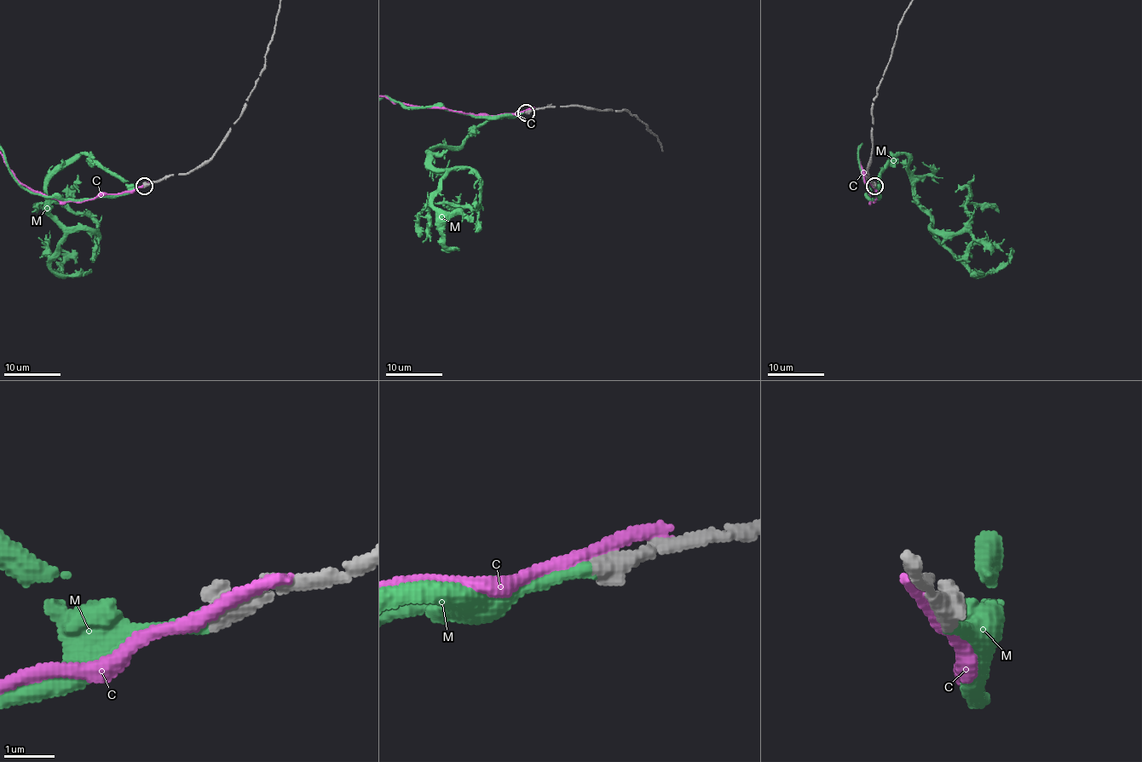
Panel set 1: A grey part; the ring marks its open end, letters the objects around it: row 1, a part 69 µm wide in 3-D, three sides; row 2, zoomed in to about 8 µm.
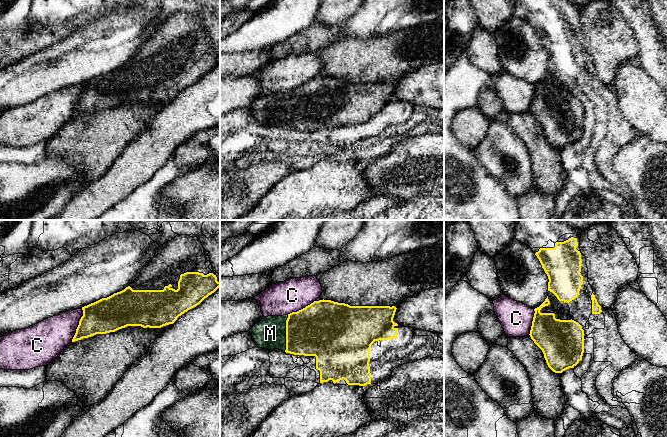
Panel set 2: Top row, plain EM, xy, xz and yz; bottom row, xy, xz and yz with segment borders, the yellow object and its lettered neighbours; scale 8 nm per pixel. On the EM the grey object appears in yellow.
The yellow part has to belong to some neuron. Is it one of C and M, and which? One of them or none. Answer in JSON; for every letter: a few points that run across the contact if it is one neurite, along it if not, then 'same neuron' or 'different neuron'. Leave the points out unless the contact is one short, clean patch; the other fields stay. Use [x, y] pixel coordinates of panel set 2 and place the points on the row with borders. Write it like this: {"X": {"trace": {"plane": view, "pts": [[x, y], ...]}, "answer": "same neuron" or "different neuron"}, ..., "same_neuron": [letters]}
{"C": {"answer": "different neuron"}, "M": {"answer": "same neuron"}, "same_neuron": ["M"]}

